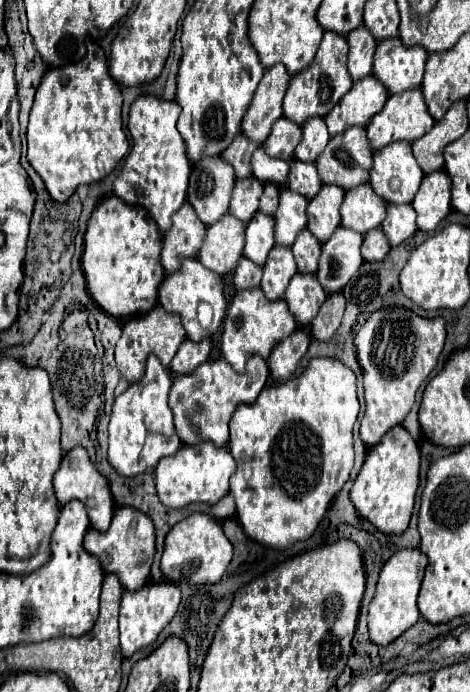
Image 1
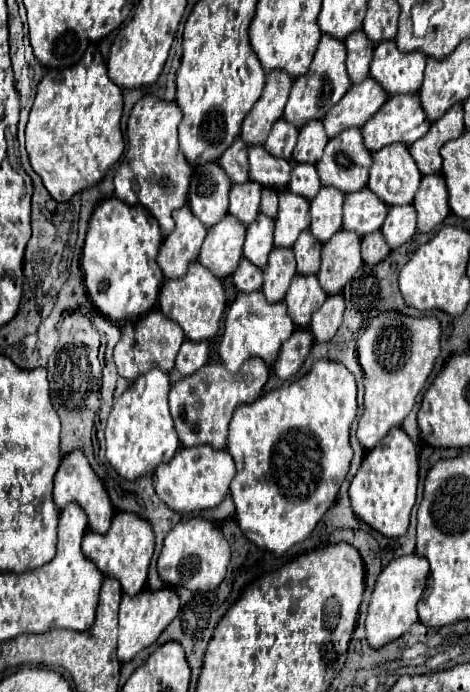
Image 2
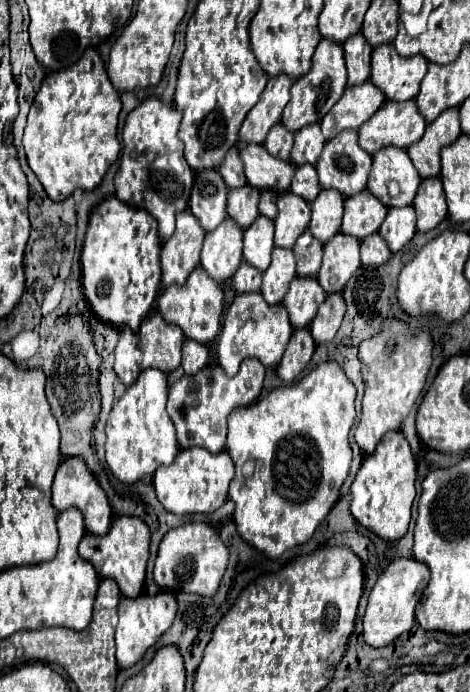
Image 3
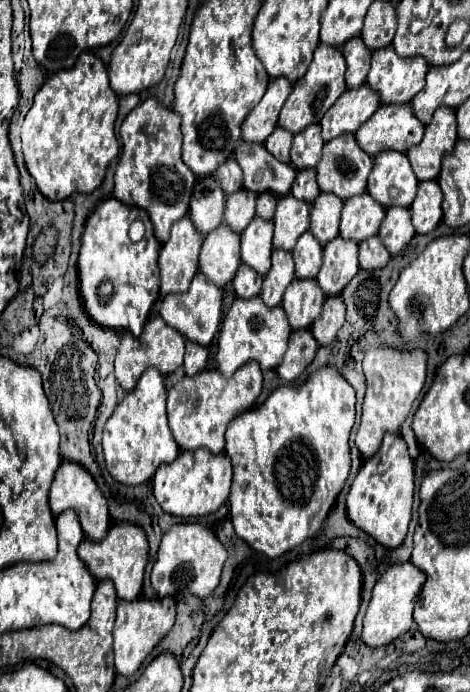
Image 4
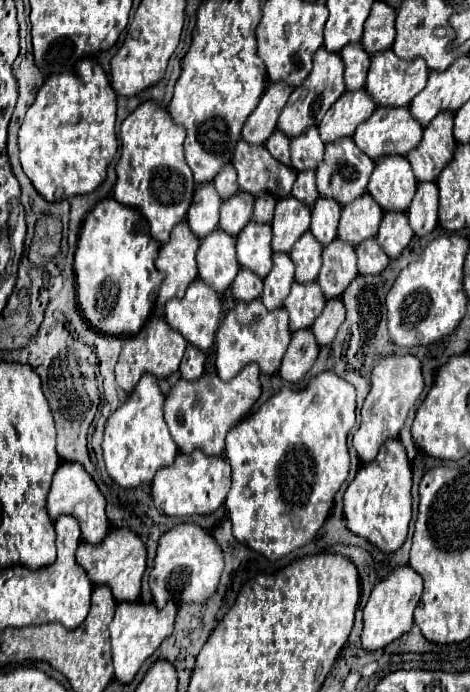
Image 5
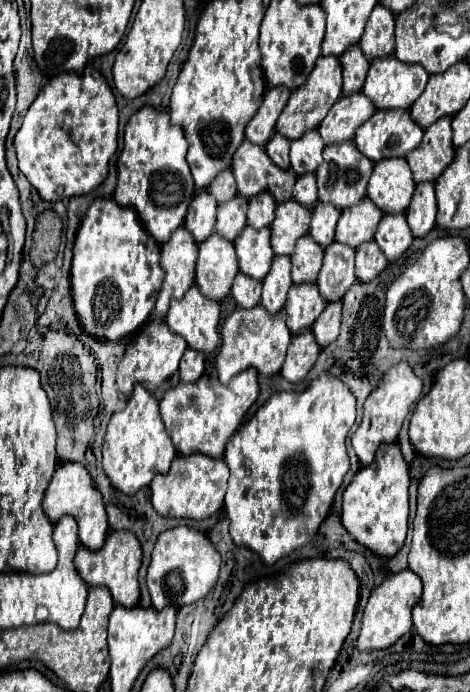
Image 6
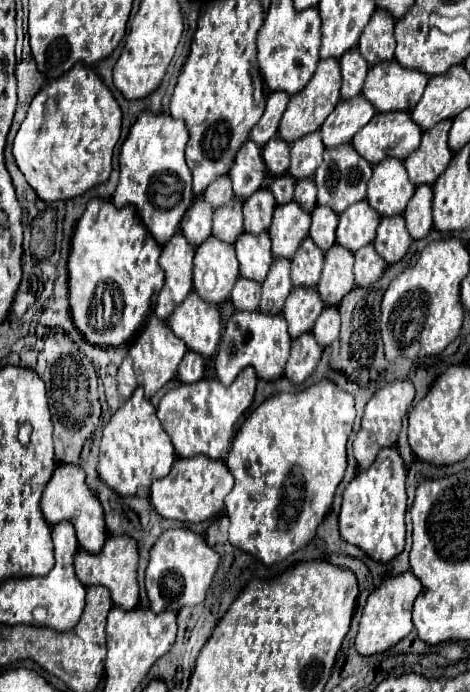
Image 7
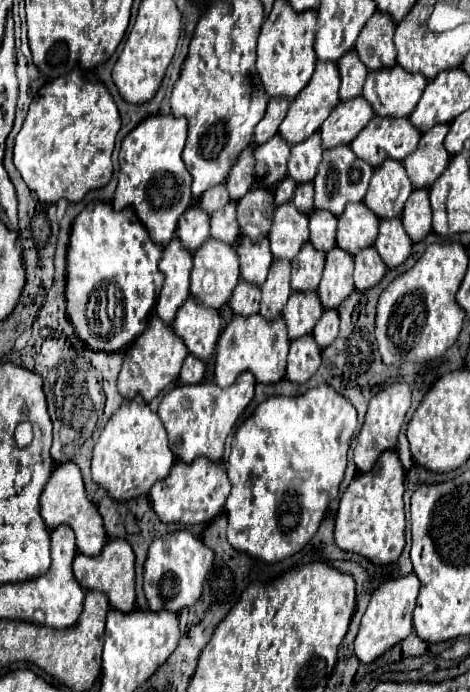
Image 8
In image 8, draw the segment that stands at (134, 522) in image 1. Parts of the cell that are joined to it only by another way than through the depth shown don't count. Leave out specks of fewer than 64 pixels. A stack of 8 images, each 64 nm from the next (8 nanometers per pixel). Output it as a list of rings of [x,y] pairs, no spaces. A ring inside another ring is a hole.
[[[108,540],[98,556],[76,554],[74,578],[86,590],[100,590],[108,596],[110,606],[120,612],[132,612],[136,604],[136,578],[134,578],[134,552],[126,540]]]

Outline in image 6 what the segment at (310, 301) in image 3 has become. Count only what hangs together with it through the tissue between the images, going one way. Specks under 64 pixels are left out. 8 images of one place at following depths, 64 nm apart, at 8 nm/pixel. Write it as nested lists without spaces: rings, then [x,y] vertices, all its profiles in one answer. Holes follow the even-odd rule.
[[[294,284],[286,298],[286,324],[292,334],[308,330],[322,314],[326,300],[320,296],[316,284]]]

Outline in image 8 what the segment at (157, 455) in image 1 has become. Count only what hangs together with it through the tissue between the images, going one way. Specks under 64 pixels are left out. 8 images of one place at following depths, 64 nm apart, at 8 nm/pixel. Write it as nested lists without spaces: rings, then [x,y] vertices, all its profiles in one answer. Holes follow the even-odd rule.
[[[142,396],[126,400],[104,426],[98,444],[94,446],[92,458],[92,478],[100,484],[114,500],[130,500],[146,494],[156,480],[168,476],[174,454],[168,446],[166,430],[156,412],[144,402]]]

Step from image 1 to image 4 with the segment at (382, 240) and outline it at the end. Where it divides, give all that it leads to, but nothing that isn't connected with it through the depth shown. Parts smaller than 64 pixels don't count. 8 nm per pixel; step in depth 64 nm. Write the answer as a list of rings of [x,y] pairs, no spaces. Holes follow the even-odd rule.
[[[372,236],[360,242],[360,268],[376,270],[386,266],[388,260],[390,260],[390,254],[378,236]]]

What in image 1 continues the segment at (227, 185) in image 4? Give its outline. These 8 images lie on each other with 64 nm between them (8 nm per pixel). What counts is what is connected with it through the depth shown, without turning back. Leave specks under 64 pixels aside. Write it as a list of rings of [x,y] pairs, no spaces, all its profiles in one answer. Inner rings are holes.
[[[242,132],[234,138],[234,142],[224,150],[222,158],[226,162],[230,162],[234,166],[234,172],[236,172],[236,178],[248,178],[252,174],[252,166],[250,166],[250,160],[252,160],[252,152],[256,152],[256,148],[260,148],[256,142],[248,140]]]

